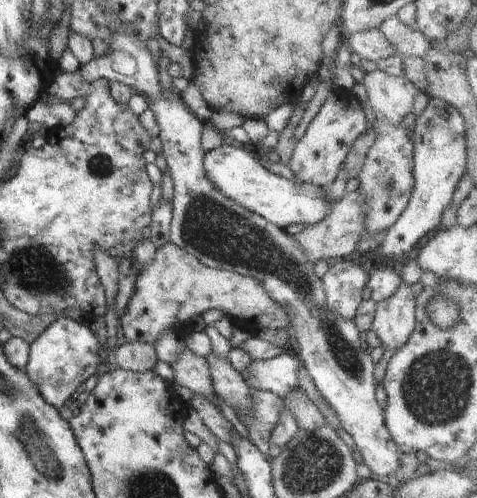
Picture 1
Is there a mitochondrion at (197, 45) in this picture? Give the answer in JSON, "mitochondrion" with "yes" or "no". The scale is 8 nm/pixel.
{"mitochondrion":"no"}

